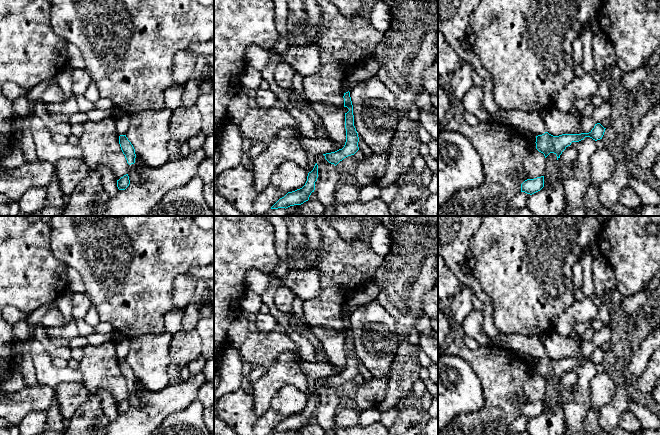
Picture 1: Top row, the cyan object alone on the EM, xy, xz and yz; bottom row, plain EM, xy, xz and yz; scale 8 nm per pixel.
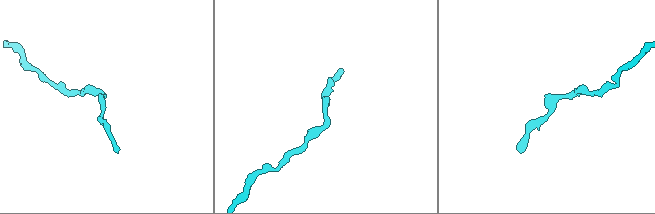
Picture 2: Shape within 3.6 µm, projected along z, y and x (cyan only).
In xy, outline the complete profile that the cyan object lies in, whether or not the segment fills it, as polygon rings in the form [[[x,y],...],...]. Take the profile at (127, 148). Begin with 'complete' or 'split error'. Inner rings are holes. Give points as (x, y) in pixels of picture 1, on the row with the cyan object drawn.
complete; [[[126,135],[119,136],[119,144],[123,154],[125,155],[127,163],[129,165],[134,164],[135,158],[136,158],[135,149],[133,145],[131,144],[131,142],[126,137]]]

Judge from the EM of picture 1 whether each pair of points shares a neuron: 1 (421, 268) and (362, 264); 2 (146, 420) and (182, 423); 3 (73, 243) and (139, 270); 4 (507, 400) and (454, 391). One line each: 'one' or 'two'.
1: two
2: two
3: one
4: two

